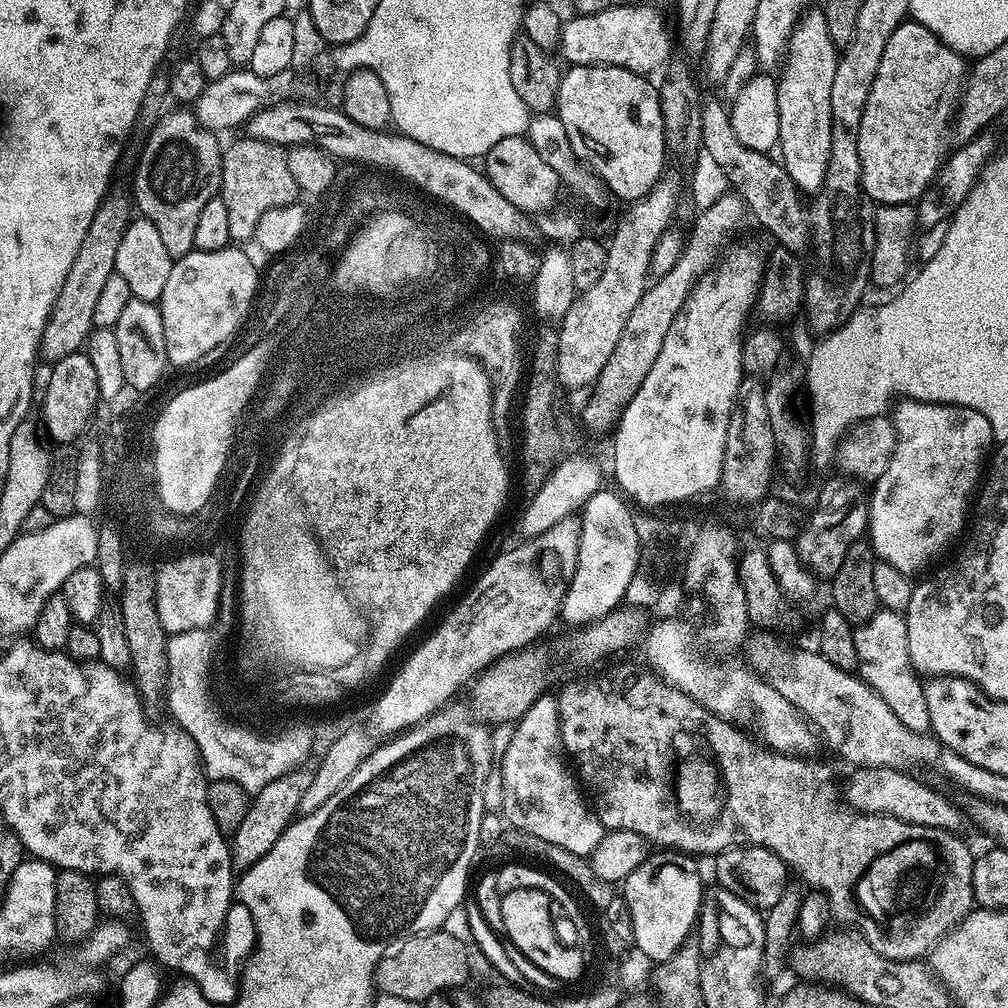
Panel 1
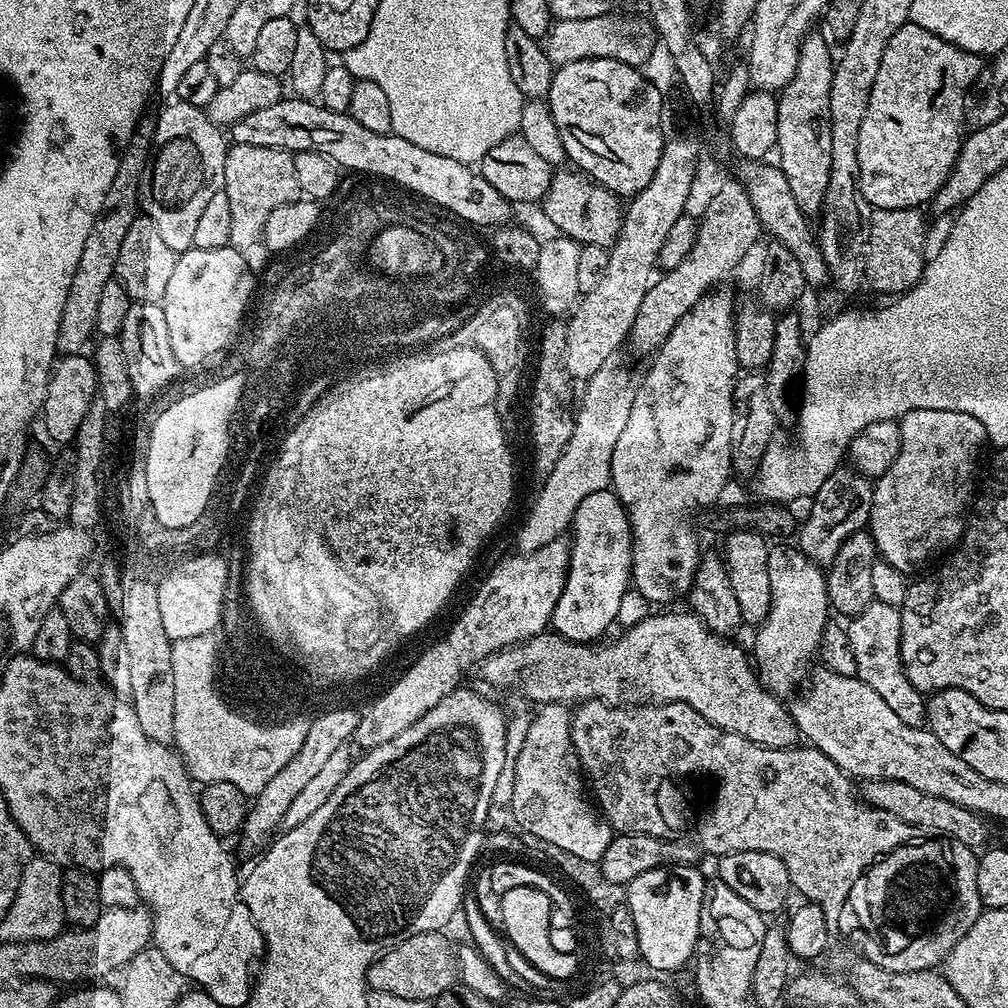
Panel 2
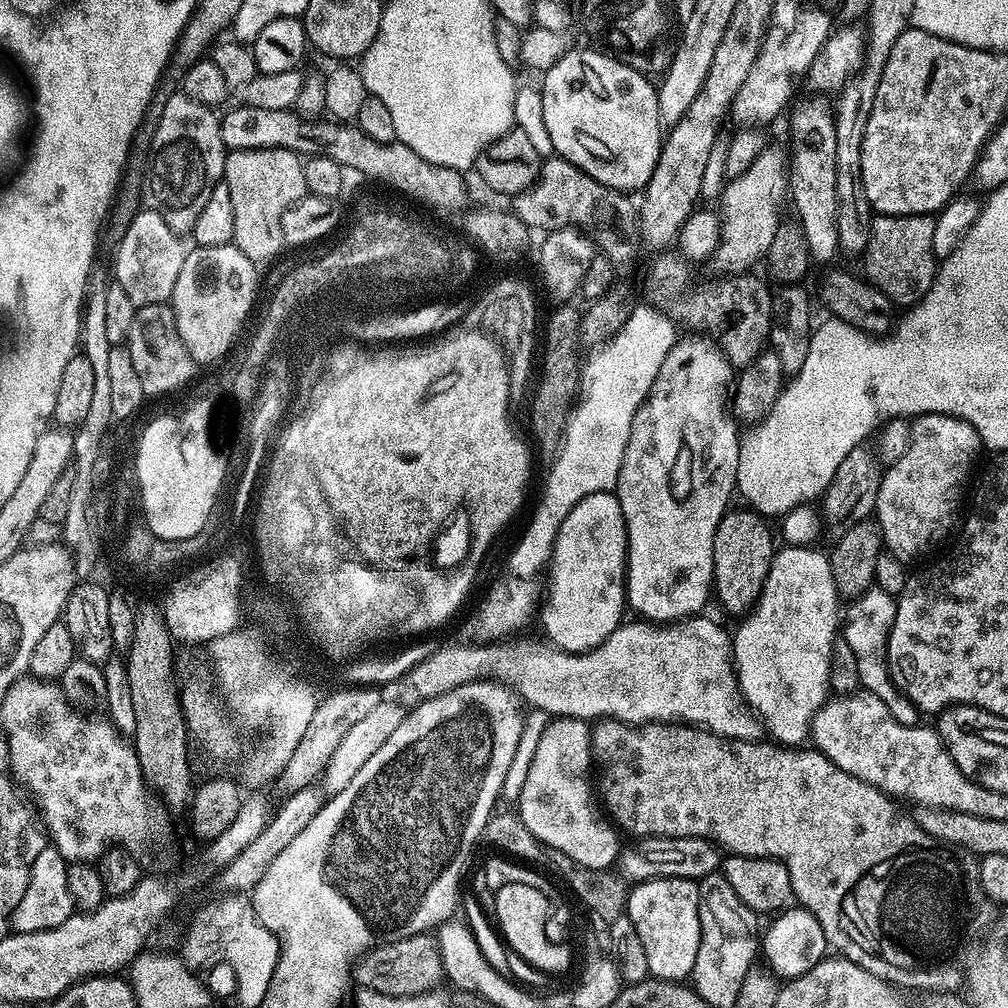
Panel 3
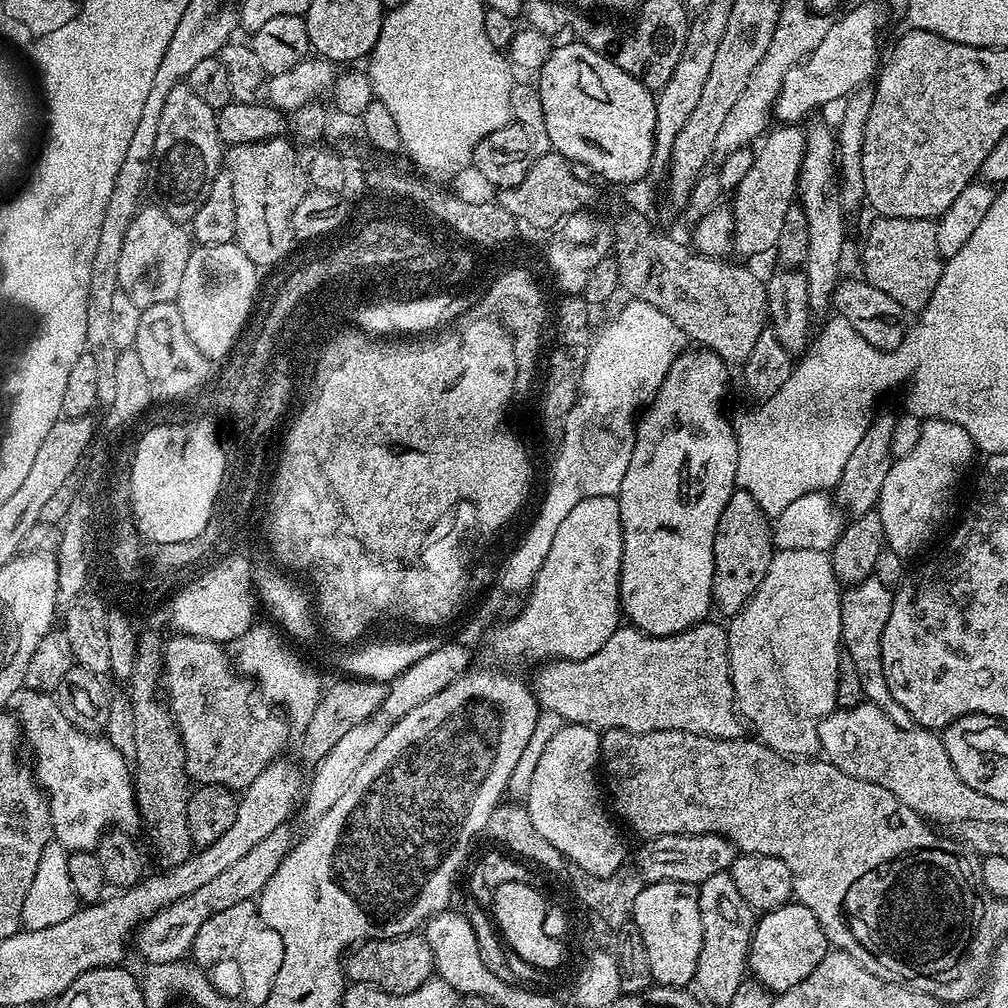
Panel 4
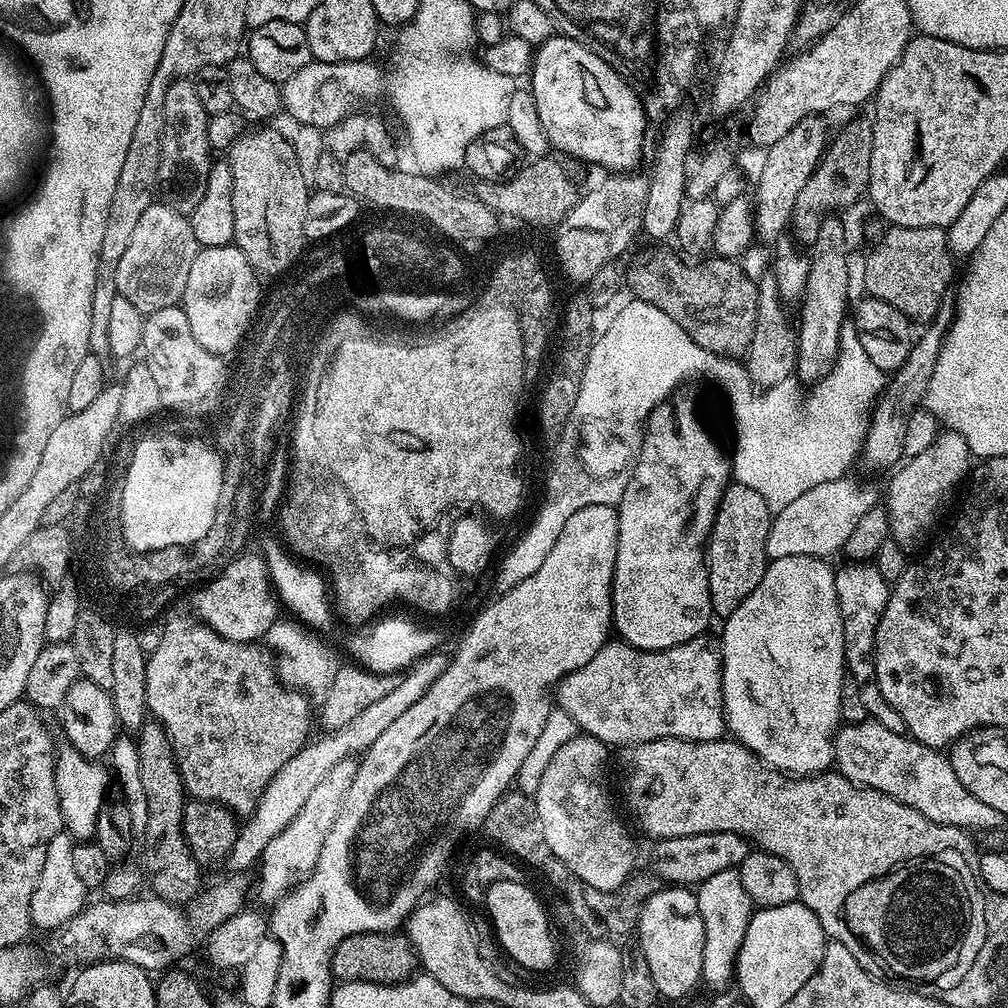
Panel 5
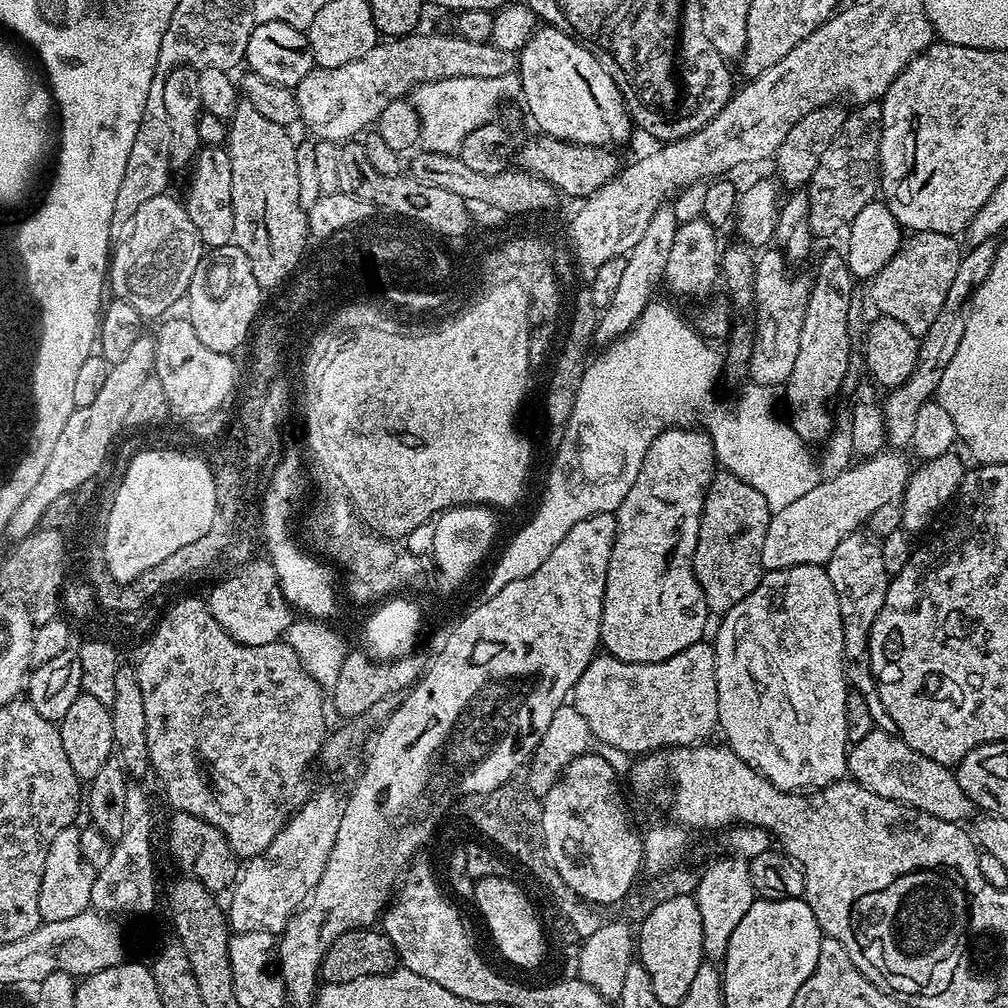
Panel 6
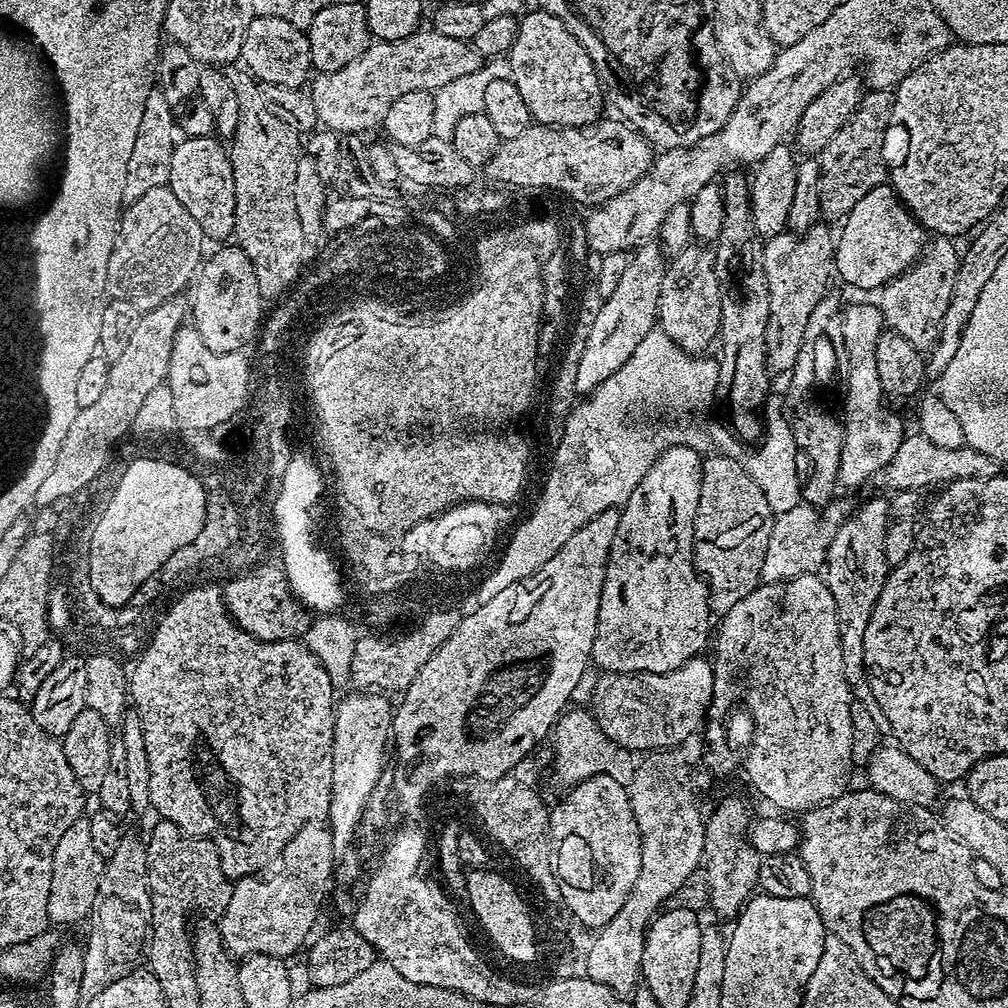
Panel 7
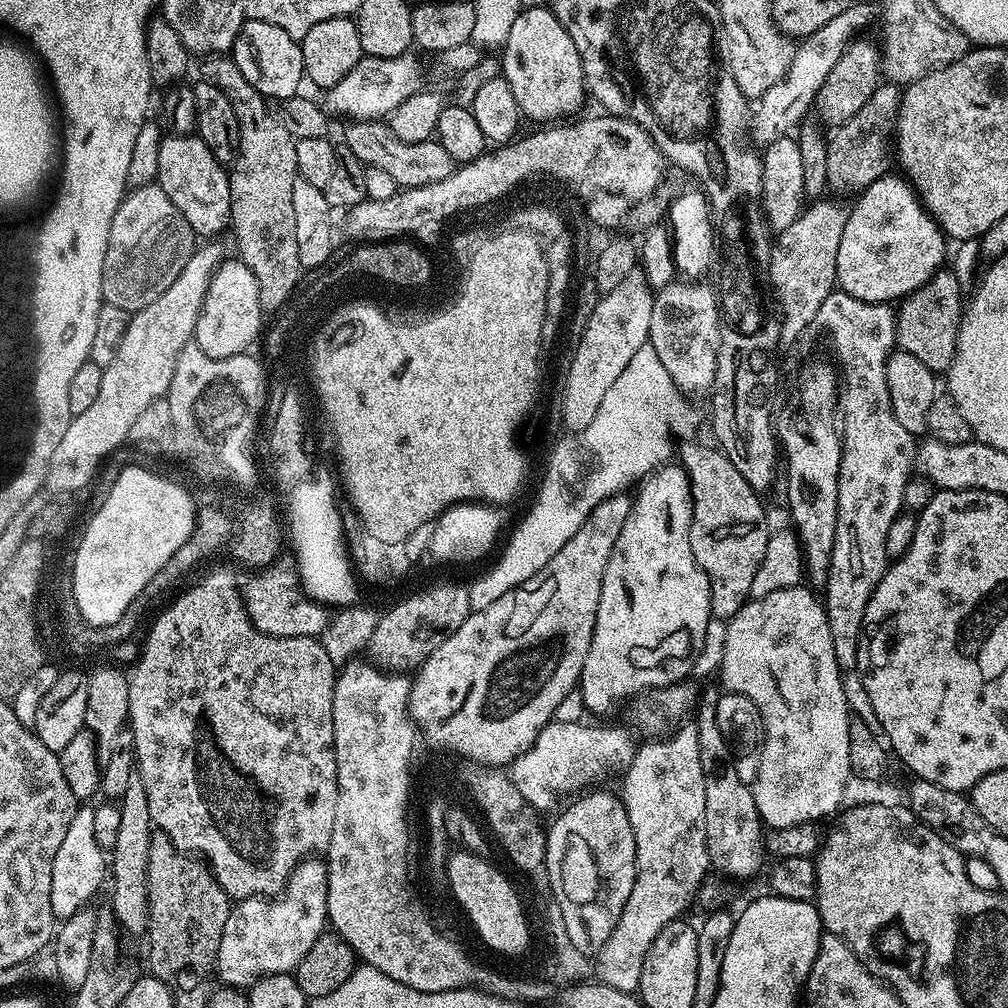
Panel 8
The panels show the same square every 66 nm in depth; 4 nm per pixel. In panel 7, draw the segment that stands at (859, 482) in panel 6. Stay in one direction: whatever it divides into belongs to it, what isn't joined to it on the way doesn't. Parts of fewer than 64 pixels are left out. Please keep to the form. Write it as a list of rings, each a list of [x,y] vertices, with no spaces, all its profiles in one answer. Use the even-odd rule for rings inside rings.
[[[919,432],[905,435],[894,457],[881,469],[880,478],[888,490],[925,489],[930,484],[947,486],[953,480],[966,478],[990,478],[997,475],[998,465],[986,454],[967,446],[948,450],[946,446],[937,446]],[[838,500],[831,501],[824,509],[801,502],[790,510],[779,513],[773,519],[770,536],[766,542],[761,581],[784,581],[806,573],[815,575],[827,563],[830,542],[847,516],[848,509],[846,510],[845,504]]]

